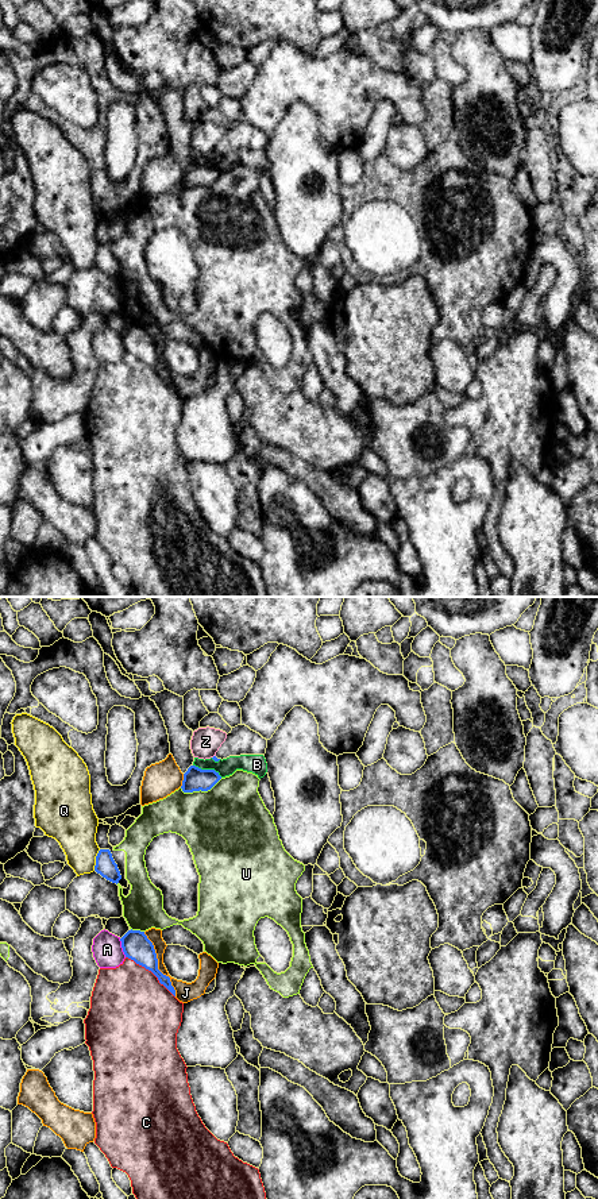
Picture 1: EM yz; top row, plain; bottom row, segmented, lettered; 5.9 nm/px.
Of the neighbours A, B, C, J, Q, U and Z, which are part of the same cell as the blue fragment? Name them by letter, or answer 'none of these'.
none of these

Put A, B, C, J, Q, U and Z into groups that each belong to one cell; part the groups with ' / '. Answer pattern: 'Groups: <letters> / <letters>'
Groups: A / B / C / J / Q / U / Z

